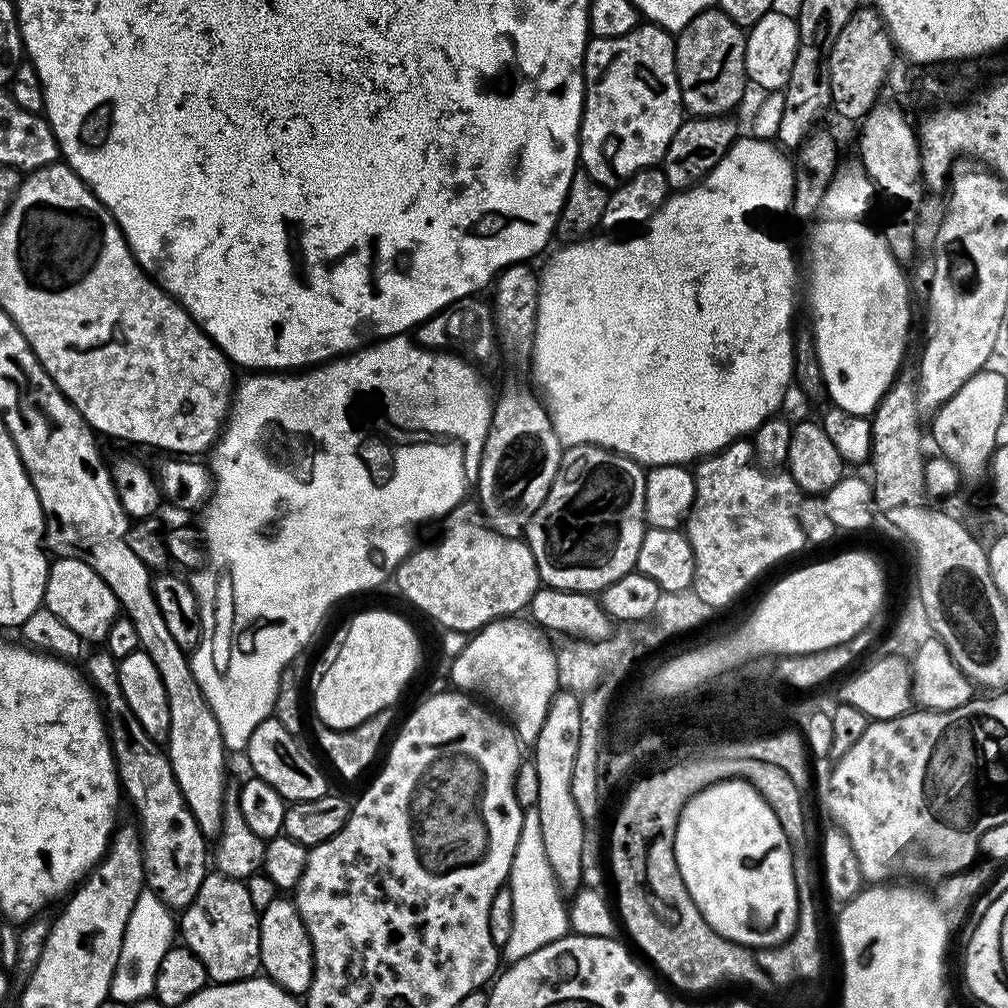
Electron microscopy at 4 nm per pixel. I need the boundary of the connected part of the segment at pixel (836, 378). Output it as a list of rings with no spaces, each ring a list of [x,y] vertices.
[[[855,166],[856,168],[848,168],[837,171],[836,176],[830,182],[830,190],[826,190],[826,198],[824,199],[824,206],[819,213],[818,219],[815,221],[816,229],[812,232],[812,241],[808,244],[808,260],[806,260],[806,267],[812,273],[812,304],[814,306],[814,319],[816,319],[815,336],[818,338],[818,348],[816,350],[816,357],[820,359],[820,373],[824,375],[824,387],[827,395],[832,396],[831,403],[842,411],[849,412],[850,415],[867,417],[876,411],[880,404],[880,400],[888,392],[888,389],[897,382],[901,375],[900,363],[904,360],[904,351],[908,346],[904,343],[904,339],[912,332],[912,296],[908,293],[908,280],[904,277],[904,272],[900,269],[901,261],[898,259],[893,245],[890,240],[887,240],[878,229],[872,224],[867,224],[864,219],[868,216],[868,211],[872,208],[872,203],[878,197],[878,189],[873,184],[872,179],[864,173],[863,167]]]

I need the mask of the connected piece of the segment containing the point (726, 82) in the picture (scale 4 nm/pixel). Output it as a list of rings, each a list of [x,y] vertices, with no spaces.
[[[713,6],[707,8],[705,12],[699,12],[689,24],[687,24],[683,30],[675,37],[676,41],[676,77],[678,78],[678,86],[680,87],[680,101],[684,103],[685,113],[691,114],[693,117],[698,116],[726,116],[740,104],[740,99],[744,96],[744,87],[749,87],[748,76],[746,72],[746,48],[747,38],[745,29],[737,26],[728,15],[720,11],[719,7]]]

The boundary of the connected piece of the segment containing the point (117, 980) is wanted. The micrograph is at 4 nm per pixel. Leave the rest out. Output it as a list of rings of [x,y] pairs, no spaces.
[[[143,890],[138,894],[134,908],[130,912],[129,921],[126,922],[126,934],[122,938],[122,950],[118,954],[116,969],[112,975],[111,999],[122,1002],[126,1006],[134,1006],[140,1000],[147,1000],[156,991],[156,971],[162,958],[173,947],[172,932],[174,936],[174,916],[165,904],[160,901],[158,894],[150,890]]]

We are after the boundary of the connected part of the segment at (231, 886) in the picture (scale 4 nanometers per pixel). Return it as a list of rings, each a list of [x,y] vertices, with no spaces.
[[[209,874],[202,882],[194,902],[183,909],[178,916],[178,932],[184,935],[183,943],[202,962],[208,972],[209,981],[217,984],[233,984],[235,980],[243,980],[260,968],[260,918],[258,904],[252,901],[248,893],[249,885],[243,880],[235,880],[229,876]]]

